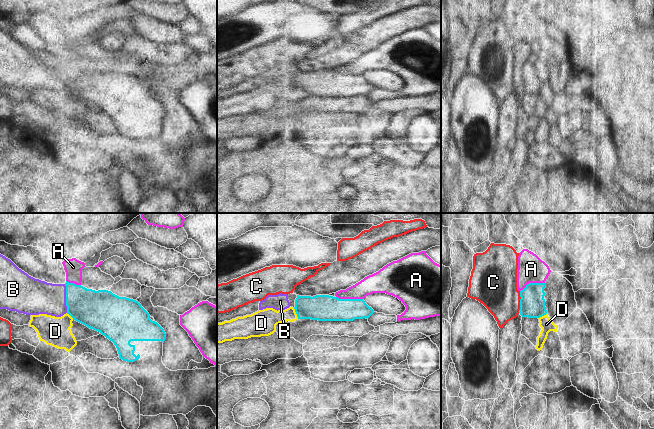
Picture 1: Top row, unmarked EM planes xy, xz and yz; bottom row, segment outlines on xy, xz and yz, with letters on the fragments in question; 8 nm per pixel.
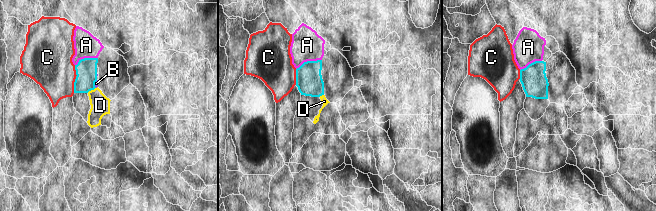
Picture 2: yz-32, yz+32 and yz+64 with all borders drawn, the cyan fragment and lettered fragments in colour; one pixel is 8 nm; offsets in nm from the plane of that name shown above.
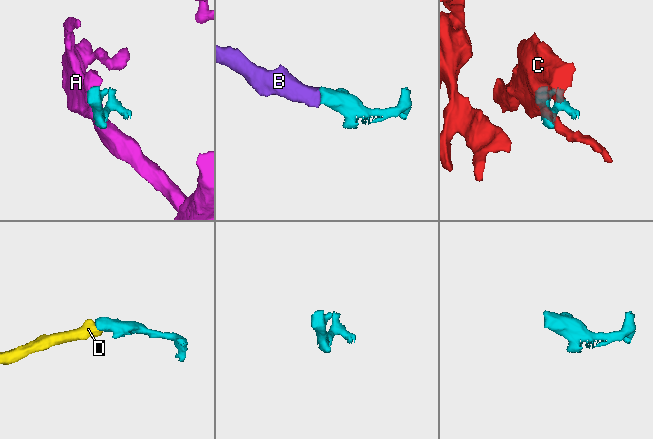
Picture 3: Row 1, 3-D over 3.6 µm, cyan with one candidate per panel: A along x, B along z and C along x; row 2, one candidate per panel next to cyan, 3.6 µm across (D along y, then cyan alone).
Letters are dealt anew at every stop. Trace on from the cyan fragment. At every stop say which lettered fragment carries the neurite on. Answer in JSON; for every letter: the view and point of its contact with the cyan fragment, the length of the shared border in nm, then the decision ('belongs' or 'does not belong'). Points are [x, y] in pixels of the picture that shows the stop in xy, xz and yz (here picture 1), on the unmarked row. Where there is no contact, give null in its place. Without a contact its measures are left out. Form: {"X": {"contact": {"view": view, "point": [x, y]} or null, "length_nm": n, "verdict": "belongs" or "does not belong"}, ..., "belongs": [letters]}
{"A": {"contact": {"view": "xz", "point": [349, 75]}, "length_nm": 220, "verdict": "does not belong"}, "B": {"contact": {"view": "xy", "point": [66, 74]}, "length_nm": 240, "verdict": "belongs"}, "C": {"contact": {"view": "yz", "point": [520, 78]}, "length_nm": 180, "verdict": "does not belong"}, "D": {"contact": {"view": "xz", "point": [296, 89]}, "length_nm": 100, "verdict": "does not belong"}, "belongs": ["B"]}

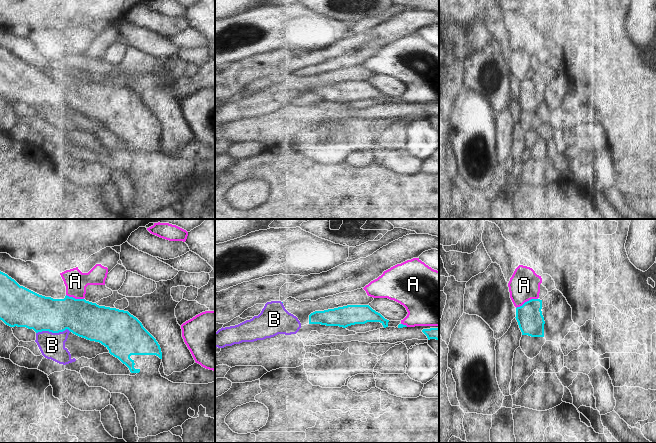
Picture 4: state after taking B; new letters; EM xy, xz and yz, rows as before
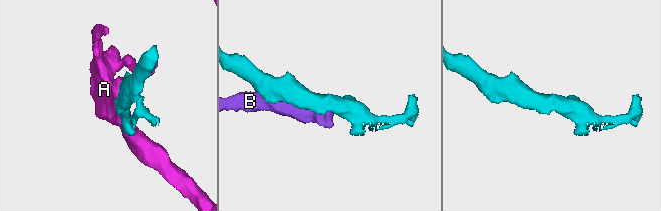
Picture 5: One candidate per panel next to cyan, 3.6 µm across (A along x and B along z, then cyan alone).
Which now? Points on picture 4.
{"A": {"contact": {"view": "yz", "point": [527, 77]}, "length_nm": 190, "verdict": "does not belong"}, "B": {"contact": {"view": "xy", "point": [53, 108]}, "length_nm": 280, "verdict": "does not belong"}, "belongs": []}

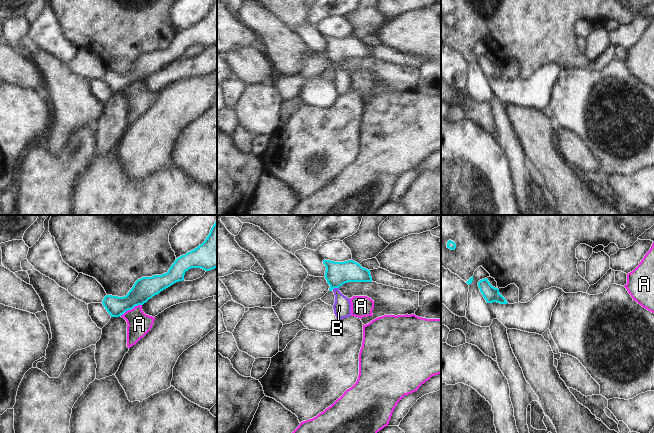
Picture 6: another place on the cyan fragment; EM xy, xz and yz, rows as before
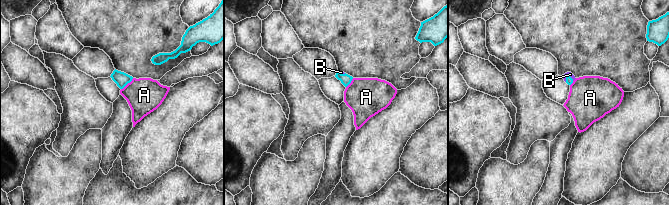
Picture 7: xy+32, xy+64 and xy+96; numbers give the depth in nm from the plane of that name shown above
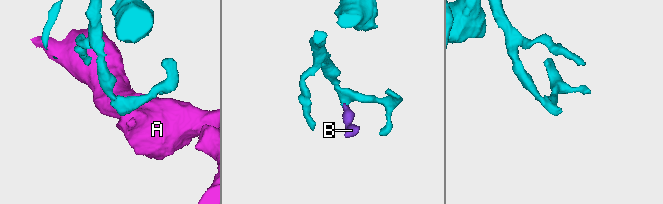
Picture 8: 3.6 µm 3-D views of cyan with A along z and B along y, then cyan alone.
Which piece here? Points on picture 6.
{"A": {"contact": {"view": "xy", "point": [130, 85]}, "length_nm": 200, "verdict": "does not belong"}, "B": {"contact": {"view": "xz", "point": [335, 63]}, "length_nm": 60, "verdict": "belongs"}, "belongs": ["B"]}

